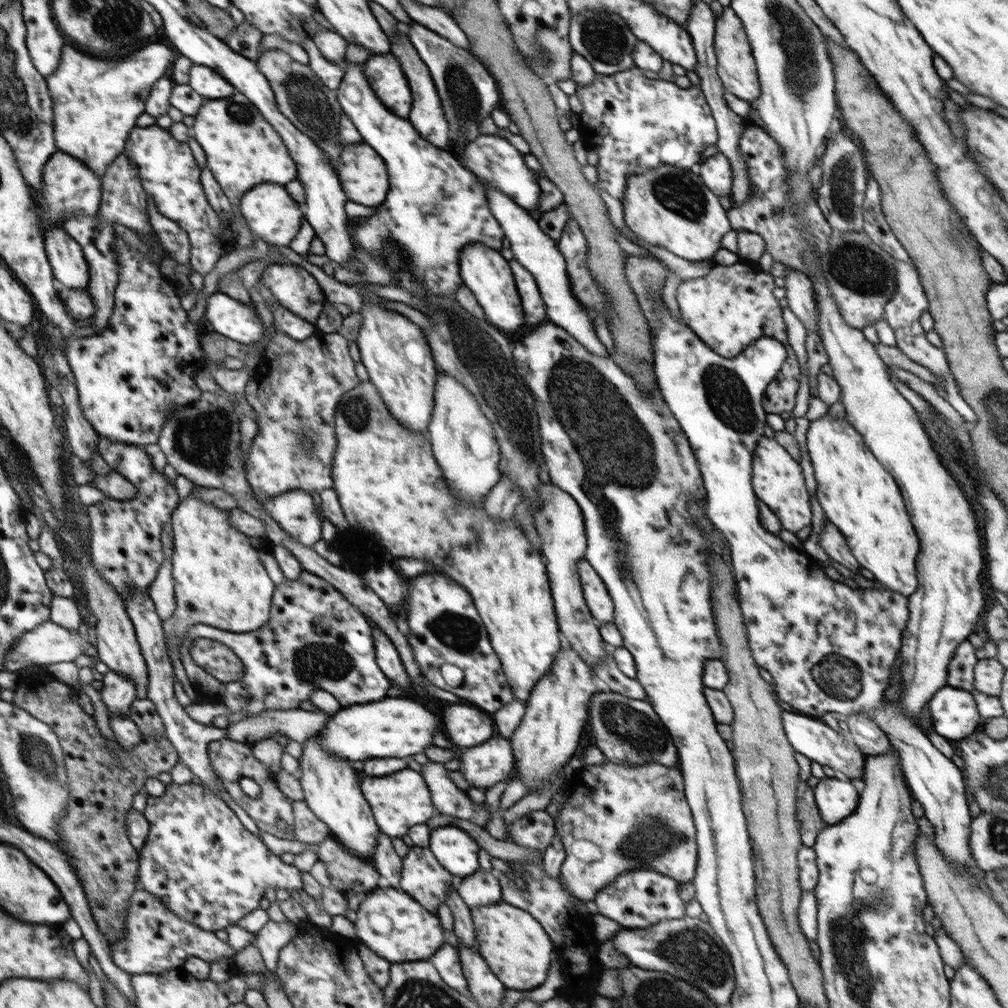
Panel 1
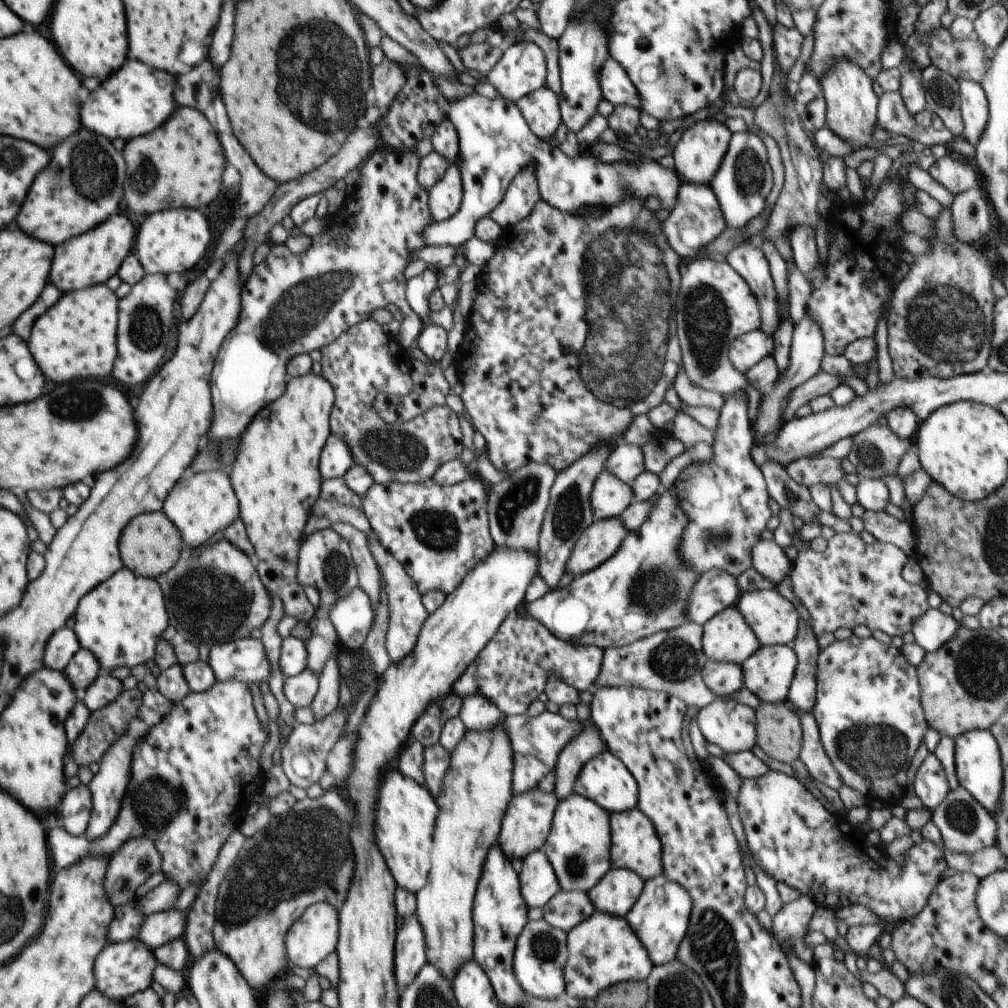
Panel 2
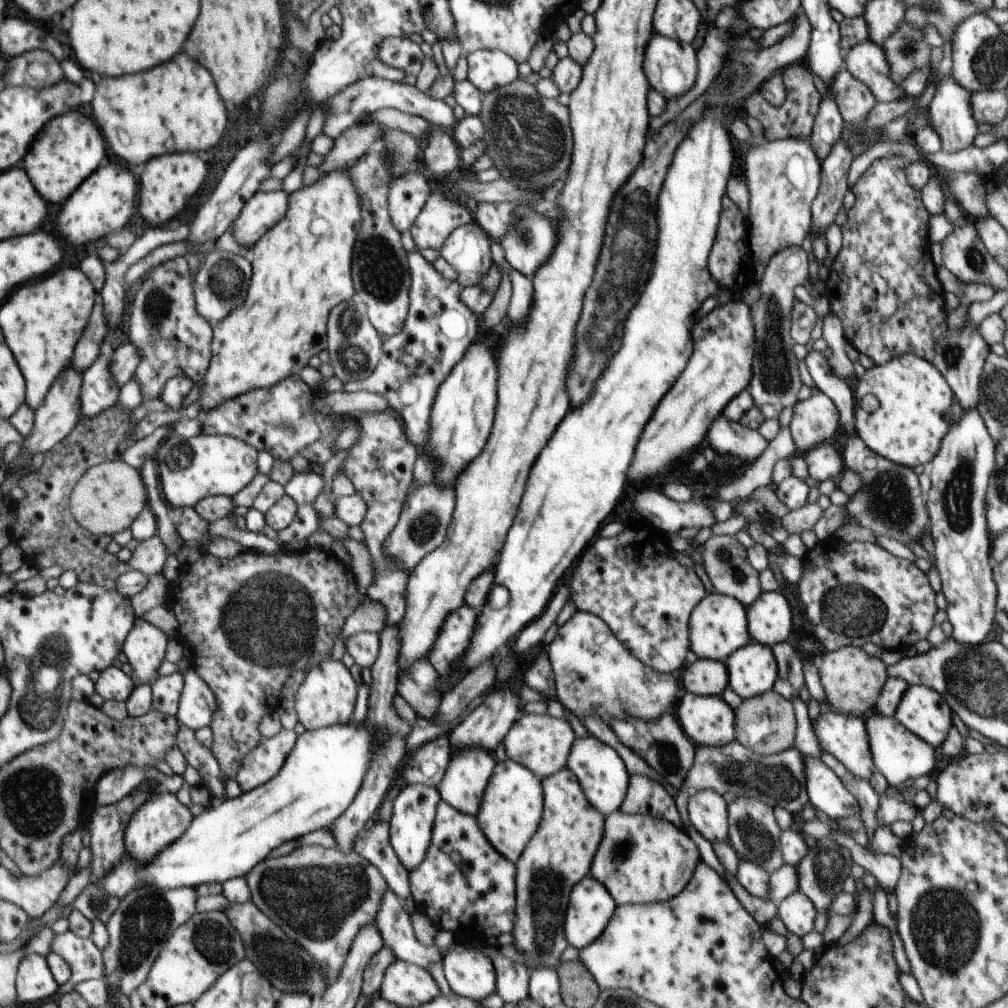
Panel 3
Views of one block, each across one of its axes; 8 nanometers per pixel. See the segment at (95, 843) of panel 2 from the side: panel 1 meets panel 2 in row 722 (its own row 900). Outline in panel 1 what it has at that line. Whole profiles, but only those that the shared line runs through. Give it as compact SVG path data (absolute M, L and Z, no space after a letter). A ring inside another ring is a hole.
M192 782L165 785L161 796L148 795L143 815L150 826L149 835L141 850L137 888L154 894L154 897L182 920L188 920L215 933L230 924L237 924L246 914L256 910L268 886L282 890L303 888L301 870L274 855L258 835L252 834L241 823L229 805L204 785Z

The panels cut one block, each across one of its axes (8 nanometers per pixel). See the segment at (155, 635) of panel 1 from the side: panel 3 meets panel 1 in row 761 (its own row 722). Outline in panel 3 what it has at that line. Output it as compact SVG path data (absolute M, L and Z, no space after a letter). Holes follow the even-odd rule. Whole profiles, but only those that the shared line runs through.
M192 666L183 675L184 685L175 718L177 722L192 731L209 727L212 714L216 711L214 694L195 674Z

